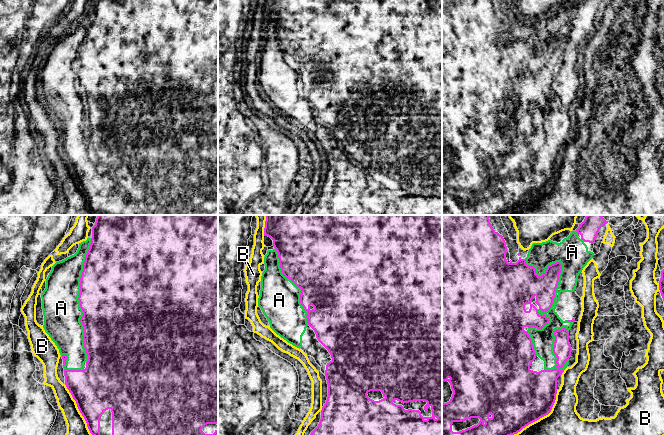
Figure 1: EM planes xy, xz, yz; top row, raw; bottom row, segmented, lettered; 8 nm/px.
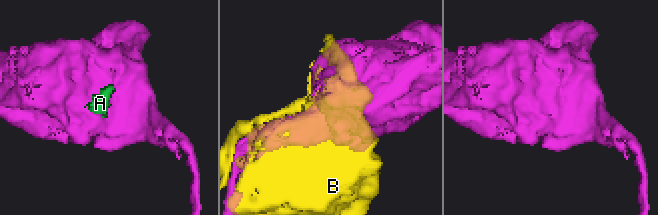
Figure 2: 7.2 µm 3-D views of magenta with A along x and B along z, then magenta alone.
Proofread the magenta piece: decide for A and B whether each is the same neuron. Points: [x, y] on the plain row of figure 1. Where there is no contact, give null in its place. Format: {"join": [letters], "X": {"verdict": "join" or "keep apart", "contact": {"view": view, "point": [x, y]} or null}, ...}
{"join": ["A"], "A": {"verdict": "join", "contact": {"view": "yz", "point": [558, 53]}}, "B": {"verdict": "keep apart", "contact": {"view": "yz", "point": [537, 195]}}}

